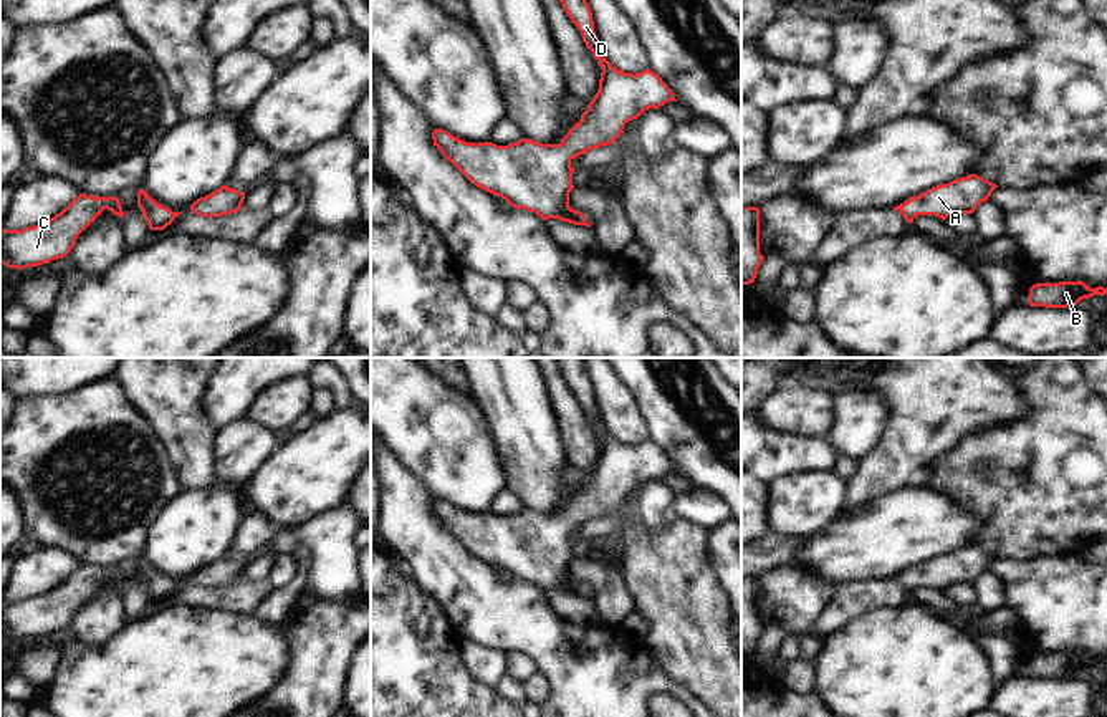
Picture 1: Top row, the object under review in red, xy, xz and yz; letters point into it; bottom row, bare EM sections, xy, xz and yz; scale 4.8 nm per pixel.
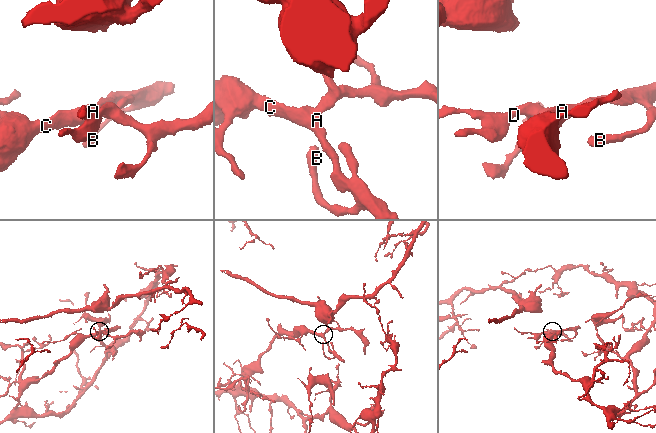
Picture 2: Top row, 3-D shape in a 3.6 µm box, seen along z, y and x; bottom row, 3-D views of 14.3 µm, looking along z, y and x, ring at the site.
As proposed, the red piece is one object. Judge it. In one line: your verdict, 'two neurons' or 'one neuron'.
one neuron

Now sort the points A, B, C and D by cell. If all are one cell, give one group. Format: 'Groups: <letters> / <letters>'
Groups: A B C D

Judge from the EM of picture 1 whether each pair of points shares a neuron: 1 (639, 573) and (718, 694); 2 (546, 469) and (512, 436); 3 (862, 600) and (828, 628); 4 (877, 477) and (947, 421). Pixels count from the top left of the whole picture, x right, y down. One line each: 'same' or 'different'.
1: same
2: same
3: same
4: same

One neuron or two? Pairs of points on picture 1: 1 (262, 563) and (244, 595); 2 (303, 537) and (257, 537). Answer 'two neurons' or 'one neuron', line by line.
1: two neurons
2: two neurons

